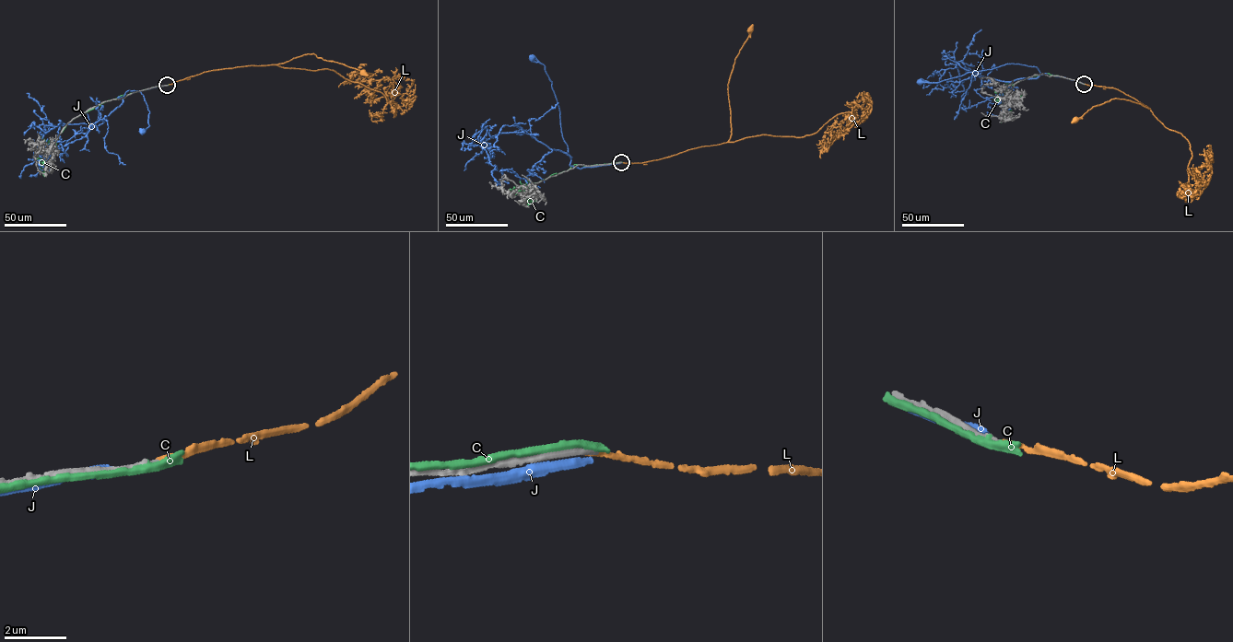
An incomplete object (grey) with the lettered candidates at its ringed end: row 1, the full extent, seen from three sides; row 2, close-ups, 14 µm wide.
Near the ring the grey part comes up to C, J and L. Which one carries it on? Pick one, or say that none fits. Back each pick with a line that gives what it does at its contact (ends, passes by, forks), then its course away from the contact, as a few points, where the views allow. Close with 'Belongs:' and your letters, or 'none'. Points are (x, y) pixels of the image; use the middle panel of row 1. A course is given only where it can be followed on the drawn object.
L: it ends | via (621, 162), (642, 163), (728, 142), (731, 129), (728, 84), (735, 58), (750, 29)
Belongs: L

